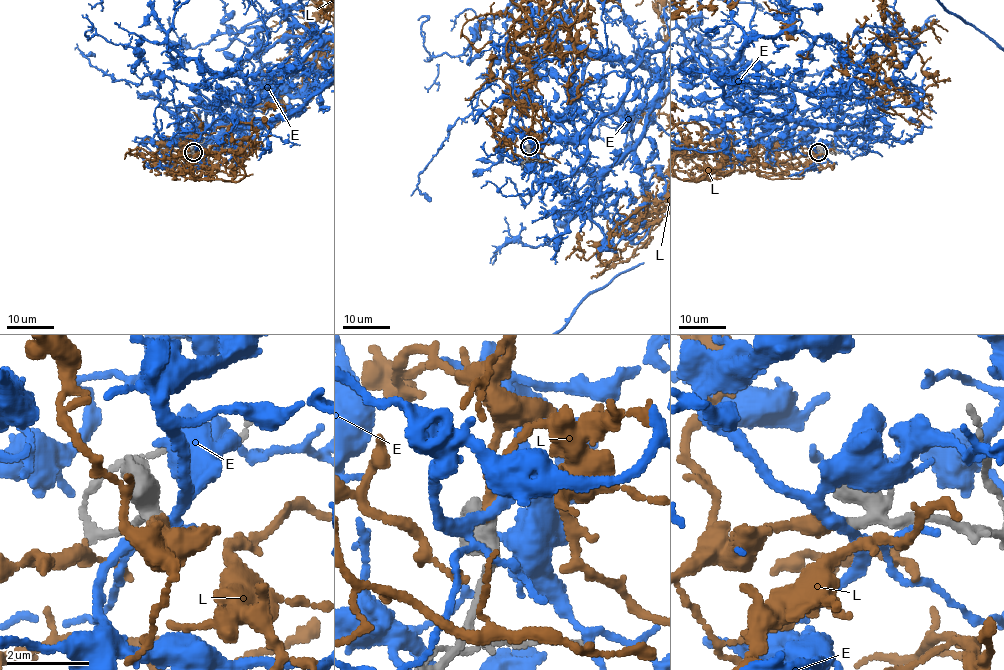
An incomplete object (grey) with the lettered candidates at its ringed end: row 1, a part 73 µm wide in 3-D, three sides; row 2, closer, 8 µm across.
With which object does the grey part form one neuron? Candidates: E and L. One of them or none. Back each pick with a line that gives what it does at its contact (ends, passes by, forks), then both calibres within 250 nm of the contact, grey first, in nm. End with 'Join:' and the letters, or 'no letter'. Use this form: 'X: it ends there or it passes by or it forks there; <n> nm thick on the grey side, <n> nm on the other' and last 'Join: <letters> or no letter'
L: it ends there; 360 nm thick on the grey side, 320 nm on the other
Join: L

